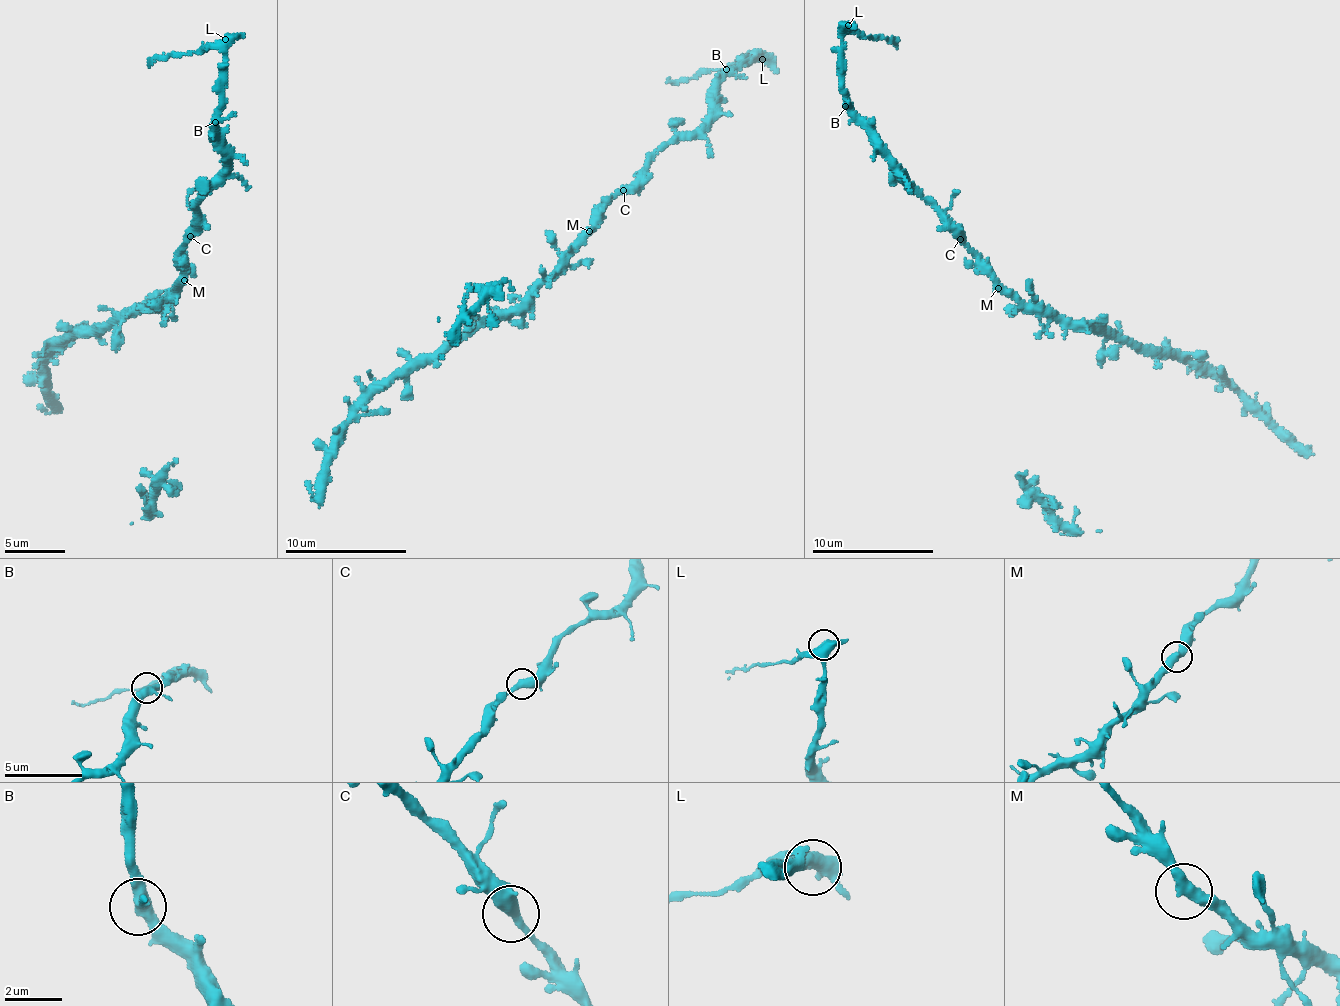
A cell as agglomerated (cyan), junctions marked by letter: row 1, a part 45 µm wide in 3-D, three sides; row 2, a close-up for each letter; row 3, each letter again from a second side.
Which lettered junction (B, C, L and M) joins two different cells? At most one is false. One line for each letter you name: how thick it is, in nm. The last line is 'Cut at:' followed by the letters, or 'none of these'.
L: Thickness 420 nm
Cut at: L

